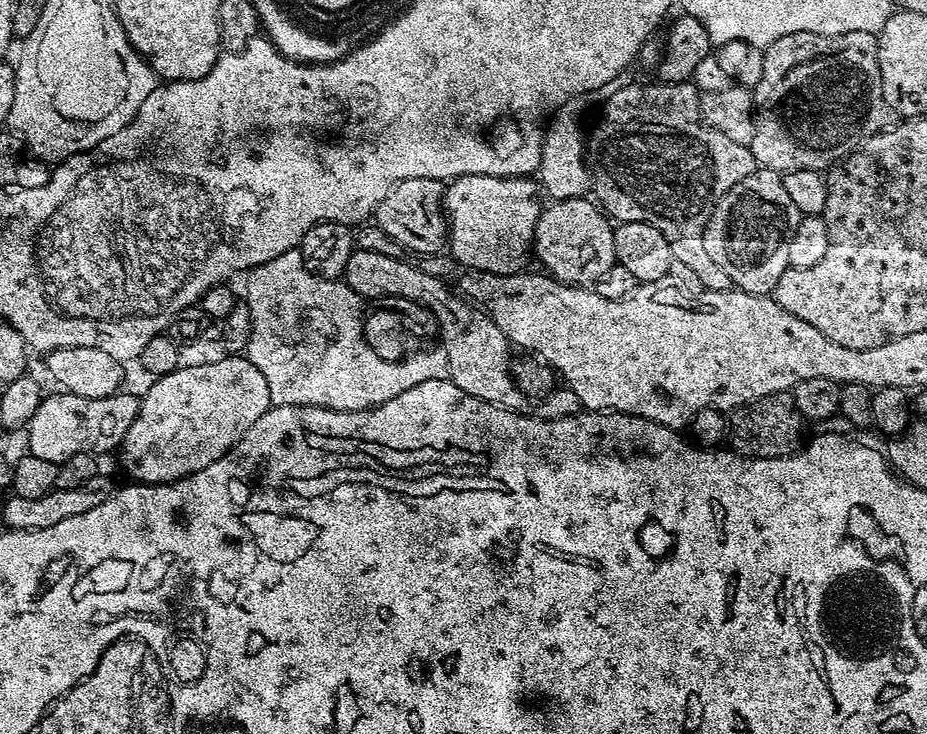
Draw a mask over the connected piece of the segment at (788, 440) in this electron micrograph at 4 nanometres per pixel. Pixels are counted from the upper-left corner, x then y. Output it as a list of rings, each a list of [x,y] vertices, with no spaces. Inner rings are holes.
[[[775,392],[731,409],[727,422],[727,443],[731,451],[740,456],[790,456],[793,452],[801,451],[806,440],[804,416],[798,406],[794,406],[791,394],[783,392]]]

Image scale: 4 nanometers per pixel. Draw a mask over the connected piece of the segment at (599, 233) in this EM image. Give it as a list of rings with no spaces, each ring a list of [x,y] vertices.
[[[588,198],[557,200],[549,205],[540,213],[534,241],[534,256],[536,252],[544,263],[543,271],[564,284],[577,286],[592,286],[605,279],[616,263],[613,221]]]

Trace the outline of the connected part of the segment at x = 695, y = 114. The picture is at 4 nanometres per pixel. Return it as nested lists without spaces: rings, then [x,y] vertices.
[[[659,82],[660,84],[632,84],[625,83],[622,90],[618,90],[614,94],[604,97],[599,105],[600,117],[592,124],[592,133],[589,131],[586,136],[586,156],[590,161],[590,171],[592,174],[592,182],[594,185],[594,196],[598,201],[599,207],[613,221],[616,222],[646,222],[650,226],[654,226],[654,230],[658,230],[658,234],[662,234],[662,238],[666,238],[666,242],[672,251],[672,259],[683,262],[686,266],[690,266],[690,270],[694,270],[694,274],[698,277],[698,282],[702,282],[705,290],[710,292],[727,292],[733,287],[730,277],[726,275],[719,266],[714,263],[714,258],[710,258],[710,254],[706,254],[706,246],[704,245],[704,227],[708,221],[708,213],[712,211],[712,205],[716,203],[719,197],[725,196],[730,189],[738,186],[738,182],[742,182],[742,178],[746,178],[750,173],[755,172],[758,165],[754,154],[748,149],[747,144],[739,144],[726,138],[726,134],[718,134],[718,130],[710,128],[701,120],[700,116],[700,95],[697,87],[692,82]]]

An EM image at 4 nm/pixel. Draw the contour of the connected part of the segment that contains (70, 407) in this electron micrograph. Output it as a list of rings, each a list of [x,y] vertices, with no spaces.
[[[56,390],[53,396],[52,393],[45,395],[38,410],[34,410],[34,418],[30,418],[30,422],[26,425],[26,433],[28,432],[27,451],[38,458],[46,458],[46,462],[54,462],[58,466],[65,464],[67,460],[74,458],[74,454],[79,452],[115,453],[126,438],[126,430],[130,430],[130,426],[134,426],[134,418],[138,418],[140,402],[141,397],[139,395],[131,396],[128,390],[115,392],[106,398],[82,398],[73,392]]]

